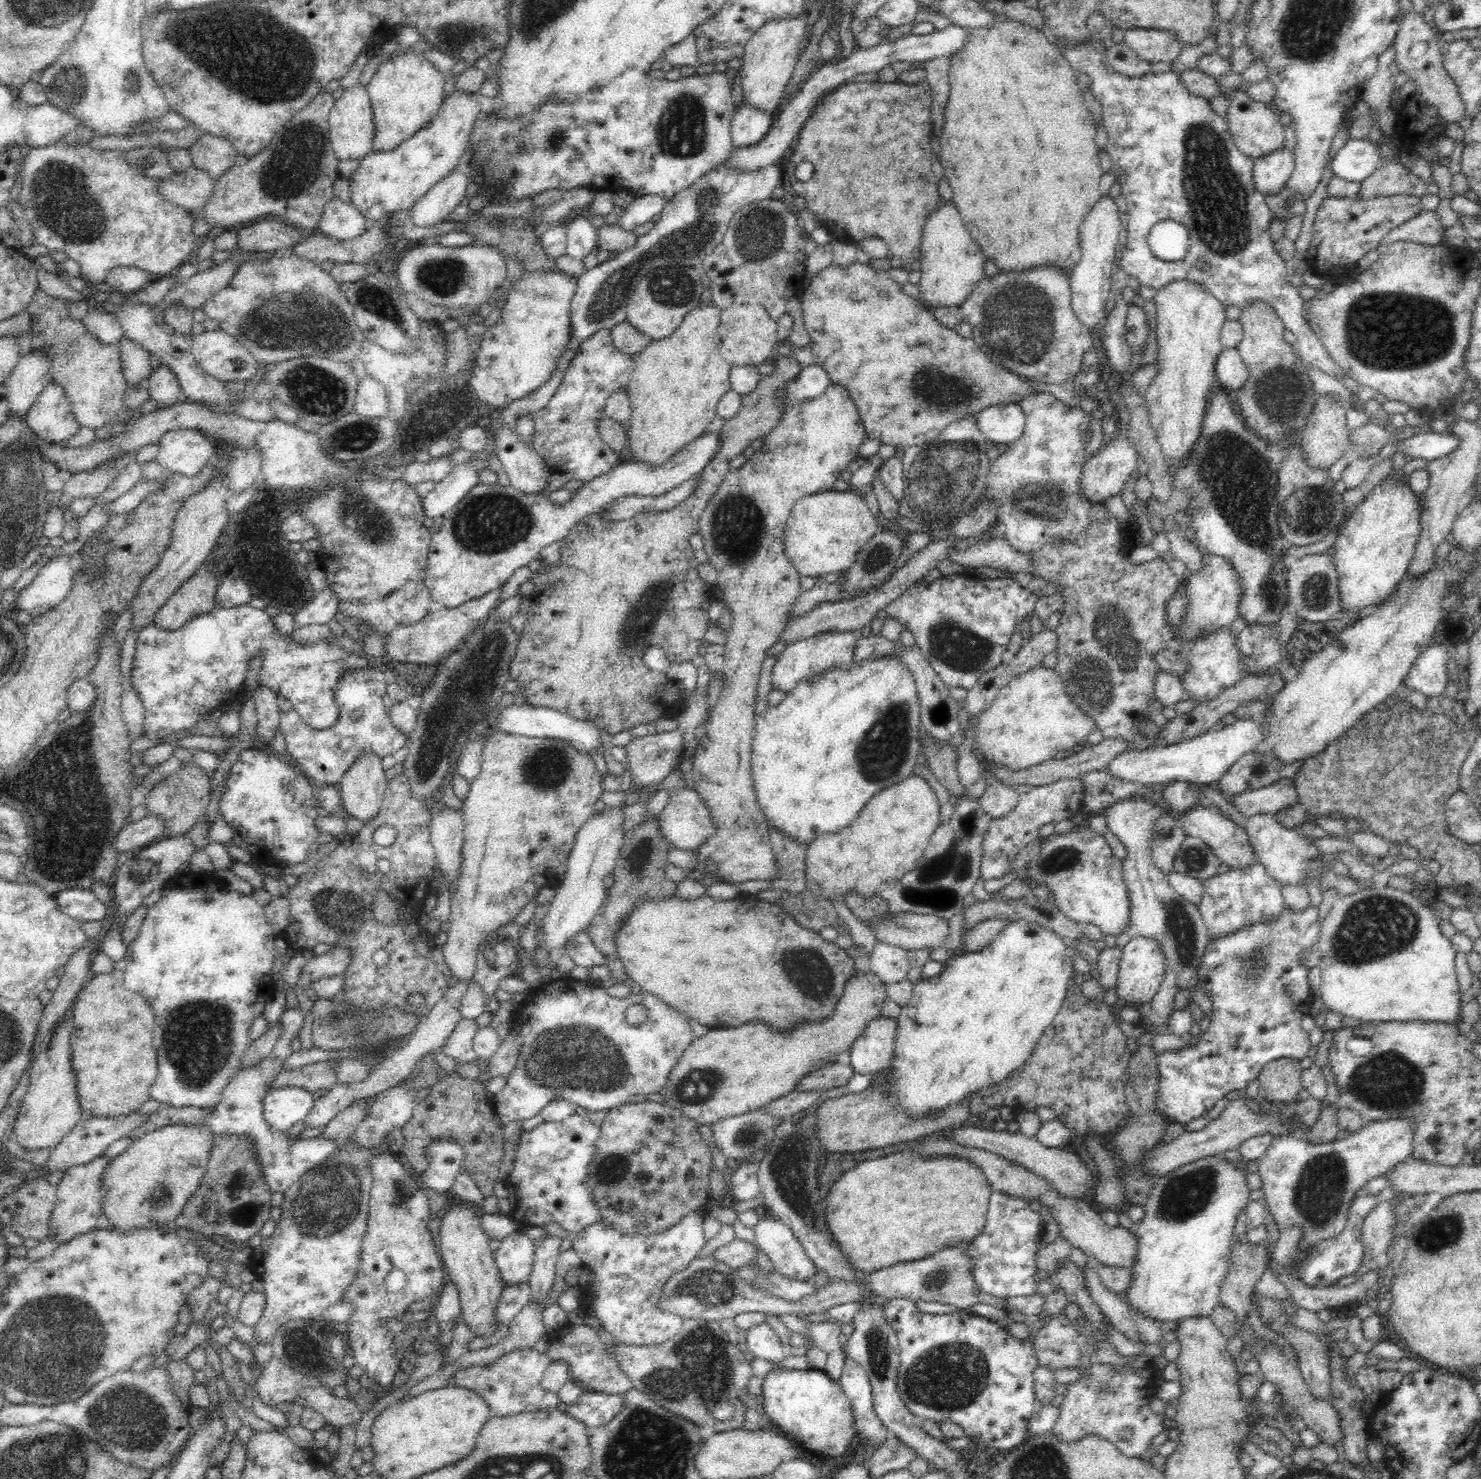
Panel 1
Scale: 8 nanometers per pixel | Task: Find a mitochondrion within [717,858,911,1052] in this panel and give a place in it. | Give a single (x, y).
(807, 959)

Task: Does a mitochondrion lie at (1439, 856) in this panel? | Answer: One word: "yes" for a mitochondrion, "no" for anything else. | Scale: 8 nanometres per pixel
no

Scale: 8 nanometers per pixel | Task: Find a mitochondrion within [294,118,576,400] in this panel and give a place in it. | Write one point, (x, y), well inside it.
(377, 302)

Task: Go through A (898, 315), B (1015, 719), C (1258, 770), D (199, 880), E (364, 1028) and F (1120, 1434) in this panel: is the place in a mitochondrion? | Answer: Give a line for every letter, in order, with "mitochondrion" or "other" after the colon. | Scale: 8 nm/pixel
A: other
B: other
C: mitochondrion
D: other
E: mitochondrion
F: other

